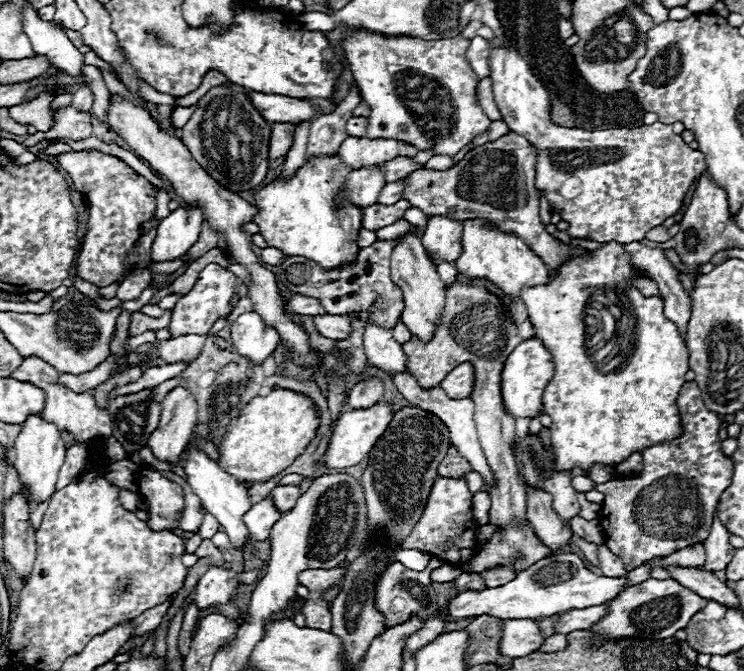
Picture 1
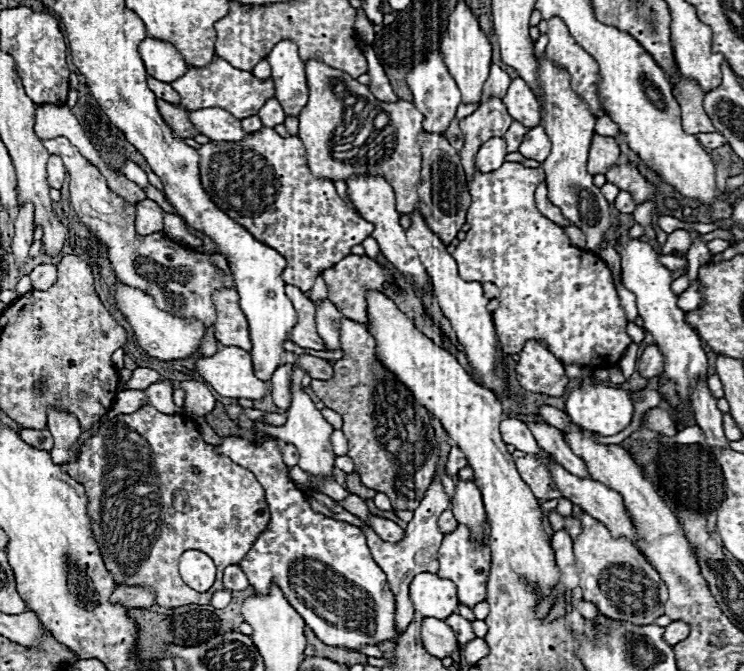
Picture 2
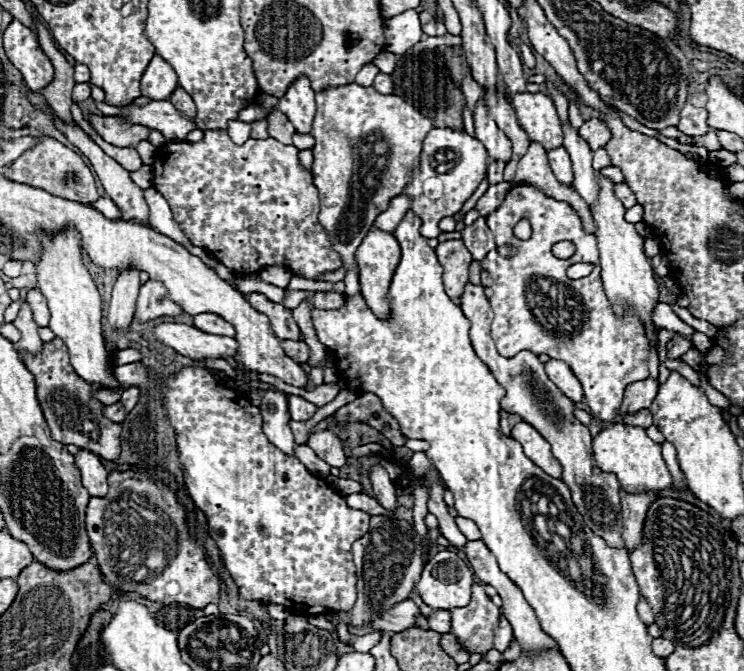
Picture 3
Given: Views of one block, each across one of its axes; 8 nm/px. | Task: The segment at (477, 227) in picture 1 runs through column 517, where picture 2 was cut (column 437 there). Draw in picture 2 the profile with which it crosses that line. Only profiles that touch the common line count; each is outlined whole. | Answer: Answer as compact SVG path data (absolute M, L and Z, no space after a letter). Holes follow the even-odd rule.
M418 208L414 212L408 214L412 224L410 228L406 228L406 240L410 246L414 246L420 252L420 260L432 280L434 286L434 294L440 302L440 308L444 312L444 316L452 322L452 328L458 336L458 342L464 346L464 352L468 356L470 366L476 370L476 374L482 378L482 384L486 388L490 388L492 392L496 392L498 396L510 398L510 386L508 382L500 380L496 376L496 364L500 360L500 352L498 352L498 338L494 332L494 324L492 324L492 316L486 310L486 304L490 302L488 298L484 298L482 294L482 284L480 282L468 282L462 280L456 268L456 260L446 252L444 242L428 228L428 224L424 222L424 216L418 212Z

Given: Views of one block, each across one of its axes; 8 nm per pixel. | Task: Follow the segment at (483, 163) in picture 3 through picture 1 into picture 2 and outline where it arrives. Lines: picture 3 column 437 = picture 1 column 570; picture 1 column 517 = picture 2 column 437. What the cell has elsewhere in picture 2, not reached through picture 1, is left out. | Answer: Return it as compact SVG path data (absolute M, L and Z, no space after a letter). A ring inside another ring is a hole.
M428 52L422 62L414 64L412 70L406 74L406 84L412 90L414 96L414 106L424 114L424 130L434 132L434 134L444 134L448 128L450 120L456 116L456 108L462 102L460 100L460 90L454 82L454 78L448 74L440 52Z

